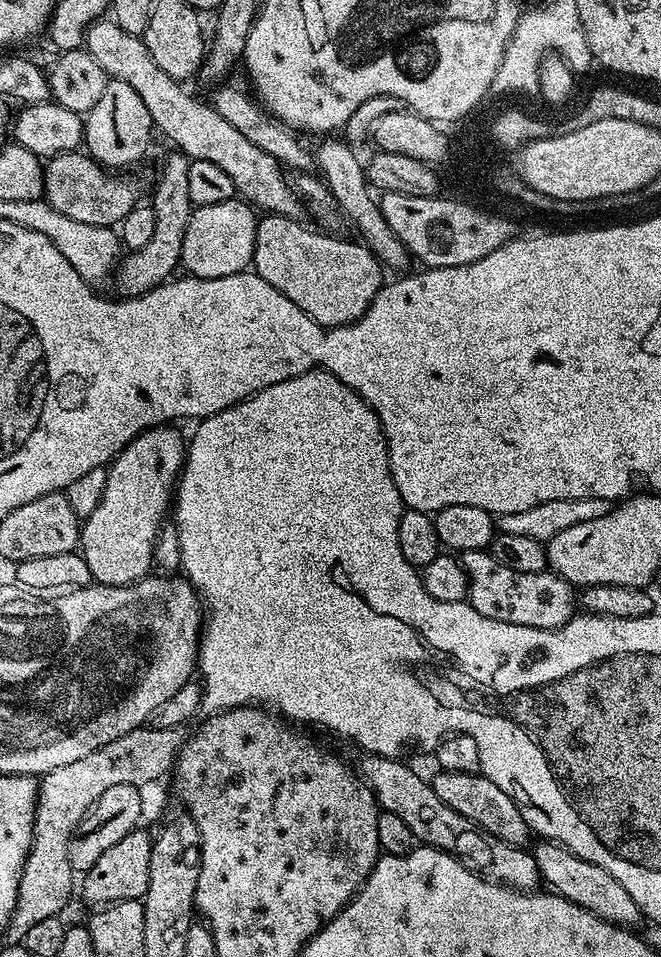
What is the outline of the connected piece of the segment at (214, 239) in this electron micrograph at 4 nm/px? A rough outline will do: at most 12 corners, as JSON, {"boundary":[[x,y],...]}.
{"boundary":[[233,198],[193,207],[180,264],[226,278],[252,263],[258,216]]}

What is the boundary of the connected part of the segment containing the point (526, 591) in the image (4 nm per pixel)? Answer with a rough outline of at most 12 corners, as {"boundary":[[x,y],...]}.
{"boundary":[[491,551],[463,553],[467,603],[498,622],[554,630],[577,589],[551,570],[522,574]]}

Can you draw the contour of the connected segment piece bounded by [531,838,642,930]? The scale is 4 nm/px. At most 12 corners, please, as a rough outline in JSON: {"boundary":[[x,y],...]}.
{"boundary":[[547,838],[531,849],[555,895],[632,930],[638,902],[602,866]]}

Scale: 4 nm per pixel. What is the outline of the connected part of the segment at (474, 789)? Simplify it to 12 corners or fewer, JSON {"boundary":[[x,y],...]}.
{"boundary":[[443,770],[432,789],[461,819],[523,847],[528,824],[481,773]]}

